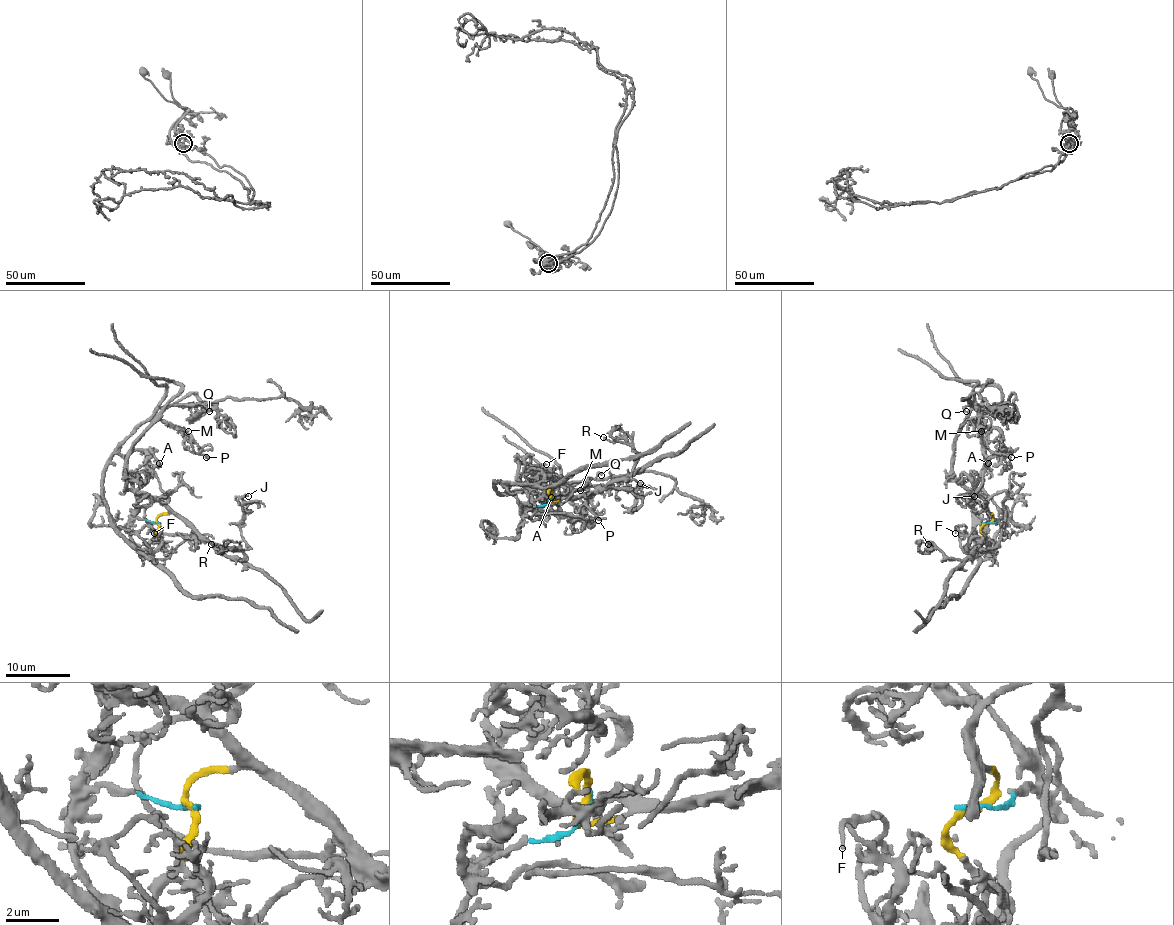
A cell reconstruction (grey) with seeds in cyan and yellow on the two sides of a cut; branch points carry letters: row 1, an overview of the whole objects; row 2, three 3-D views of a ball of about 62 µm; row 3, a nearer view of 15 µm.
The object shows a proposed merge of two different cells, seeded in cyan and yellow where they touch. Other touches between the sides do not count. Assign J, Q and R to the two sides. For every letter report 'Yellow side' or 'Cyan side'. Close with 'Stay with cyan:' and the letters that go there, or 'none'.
J: Yellow side
Q: Yellow side
R: Yellow side
Stay with cyan: none

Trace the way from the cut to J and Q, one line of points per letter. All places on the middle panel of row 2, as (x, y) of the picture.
J: (550, 498), (571, 499), (608, 486), (629, 489), (642, 502), (634, 510), (635, 491), (627, 483), (640, 483)
Q: (550, 498), (548, 501), (560, 498), (535, 494), (518, 477), (519, 461), (535, 465), (563, 485), (601, 475)

